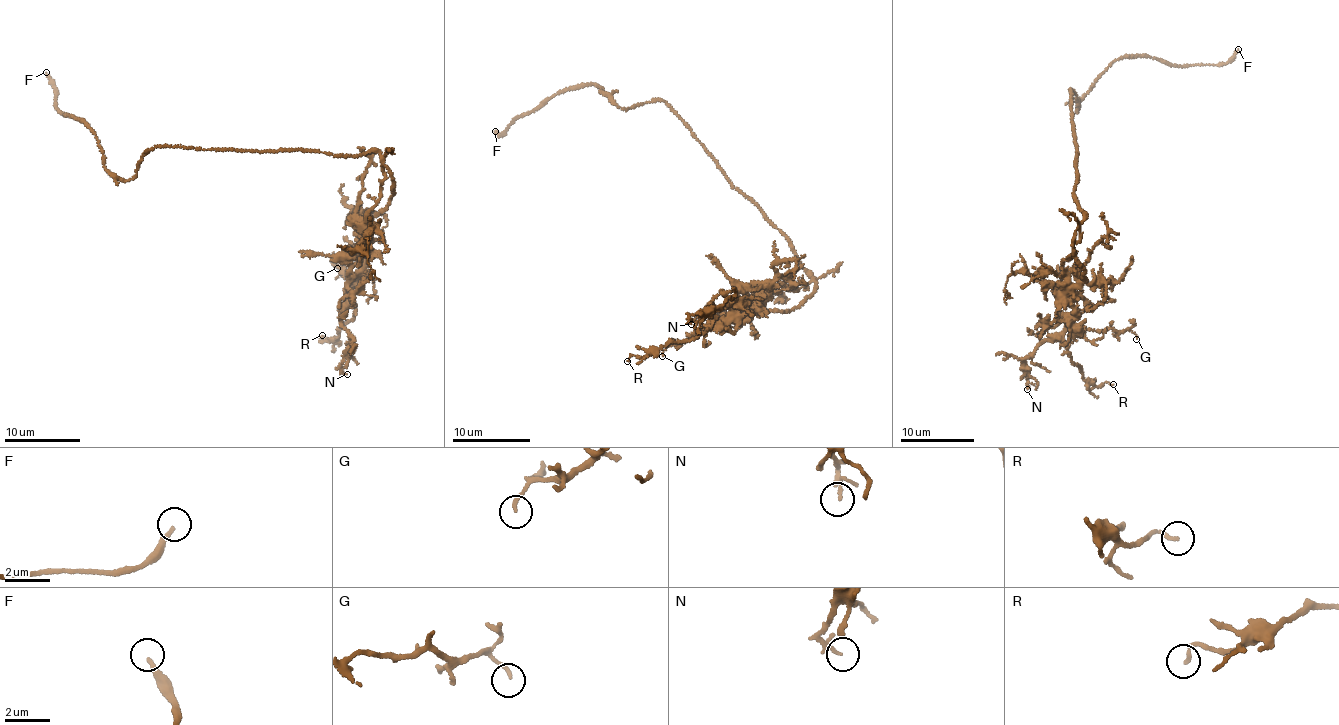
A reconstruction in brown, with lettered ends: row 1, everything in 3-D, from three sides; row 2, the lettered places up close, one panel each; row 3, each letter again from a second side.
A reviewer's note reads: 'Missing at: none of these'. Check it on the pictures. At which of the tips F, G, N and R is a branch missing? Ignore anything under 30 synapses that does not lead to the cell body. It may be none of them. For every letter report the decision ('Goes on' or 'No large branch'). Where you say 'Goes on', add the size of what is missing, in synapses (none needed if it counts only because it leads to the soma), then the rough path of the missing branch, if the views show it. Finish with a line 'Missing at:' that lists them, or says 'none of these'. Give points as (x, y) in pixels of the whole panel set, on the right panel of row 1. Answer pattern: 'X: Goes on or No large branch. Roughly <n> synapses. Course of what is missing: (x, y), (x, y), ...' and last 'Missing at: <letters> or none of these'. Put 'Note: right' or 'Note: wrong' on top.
Note: wrong
F: Goes on. Course of what is missing: (1238, 49), (1256, 43)
G: No large branch
N: No large branch
R: No large branch
Missing at: F

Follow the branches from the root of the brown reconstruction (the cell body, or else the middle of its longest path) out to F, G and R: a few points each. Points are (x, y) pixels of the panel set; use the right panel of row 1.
F: (1077, 160), (1070, 90), (1077, 111), (1119, 58), (1143, 54), (1177, 67), (1213, 65), (1238, 49)
G: (1077, 160), (1073, 188), (1085, 216), (1073, 255), (1061, 266), (1073, 328), (1127, 330), (1136, 339)
R: (1077, 160), (1073, 188), (1085, 216), (1062, 265), (1059, 311), (1082, 378), (1113, 384)

